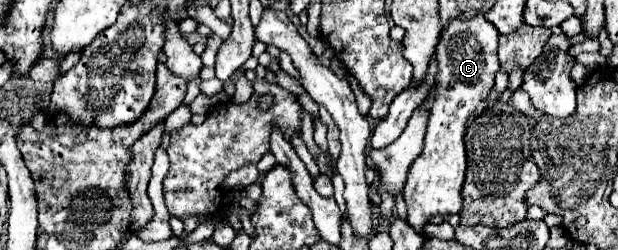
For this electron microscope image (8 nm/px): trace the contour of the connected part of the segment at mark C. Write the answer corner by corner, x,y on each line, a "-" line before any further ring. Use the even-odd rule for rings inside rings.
475,16
471,20
461,20
461,18
453,18
449,20
447,28
441,32
439,44
437,44
437,74
435,74
435,102
431,106
431,116
429,116
429,124
427,124
427,134
425,134
425,146
421,152
421,158
417,158
417,162
413,162
413,166
409,168
409,178
403,190
403,198
407,204
407,222
413,222
413,228
421,234
423,226
427,224
427,218
431,218
433,214
457,214
461,210
463,198
461,198
461,186
465,180
465,166
467,166
467,158
465,158
465,124
469,120
469,116
475,112
475,108
479,106
481,100
485,100
495,84
495,74
499,70
499,62
497,62
497,40
499,40
499,32
497,28
485,20
485,16

